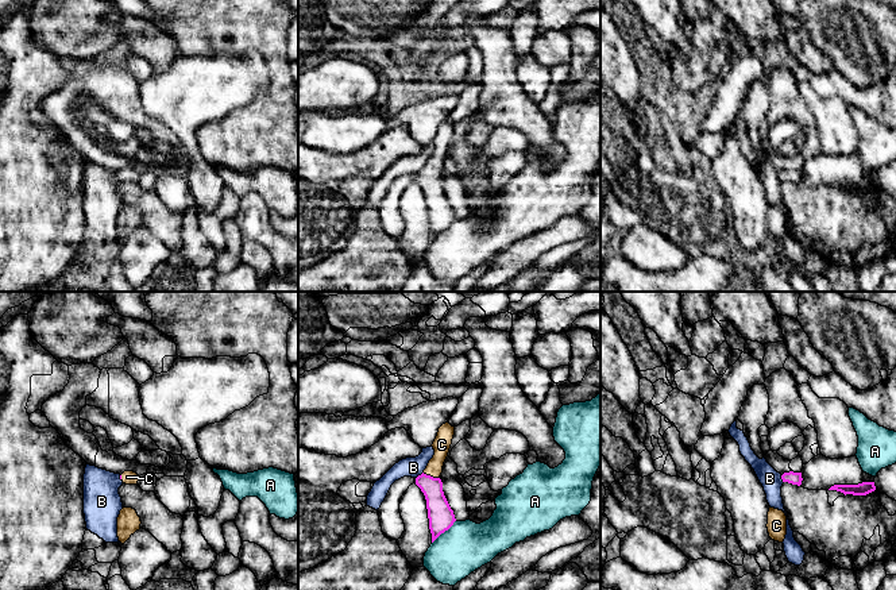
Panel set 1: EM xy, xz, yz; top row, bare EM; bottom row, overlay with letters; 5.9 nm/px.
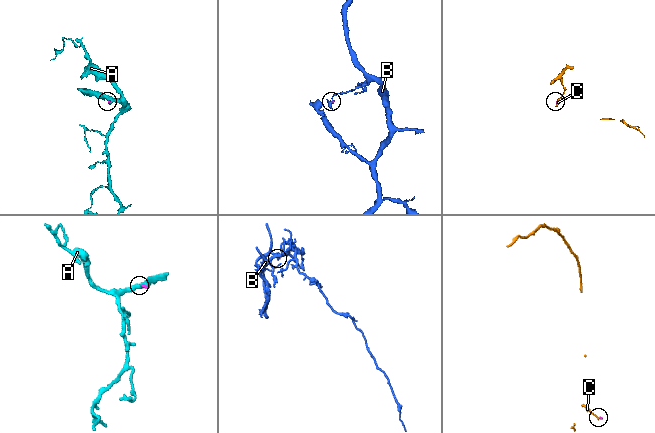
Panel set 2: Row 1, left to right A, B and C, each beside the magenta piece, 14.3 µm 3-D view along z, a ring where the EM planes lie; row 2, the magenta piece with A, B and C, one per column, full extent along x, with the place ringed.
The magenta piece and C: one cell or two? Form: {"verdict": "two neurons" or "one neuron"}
{"verdict": "one neuron"}

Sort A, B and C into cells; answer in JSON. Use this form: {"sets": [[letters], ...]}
{"sets": [["A"], ["B"], ["C"]]}

